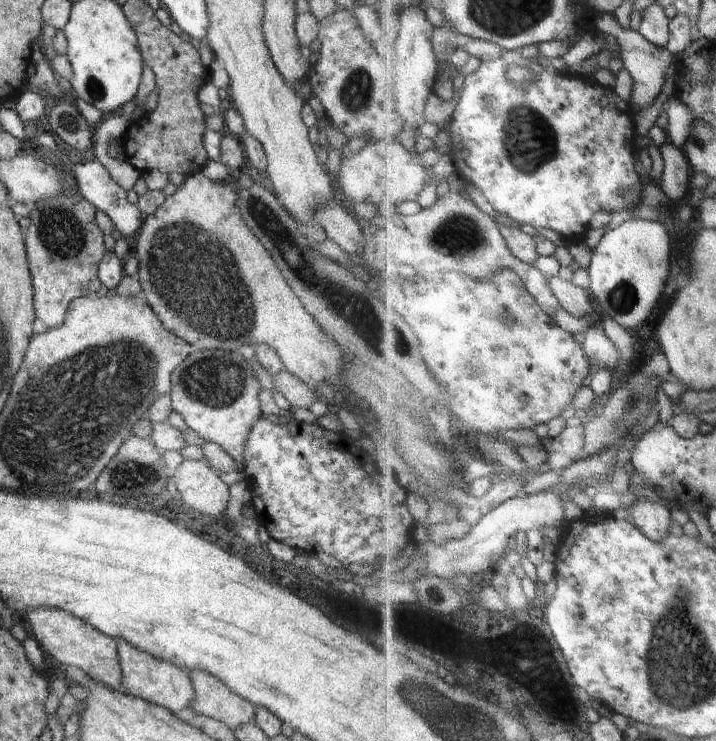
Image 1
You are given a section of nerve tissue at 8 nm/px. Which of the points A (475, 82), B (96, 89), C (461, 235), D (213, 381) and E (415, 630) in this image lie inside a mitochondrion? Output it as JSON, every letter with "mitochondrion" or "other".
{"A":"other","B":"mitochondrion","C":"mitochondrion","D":"mitochondrion","E":"other"}

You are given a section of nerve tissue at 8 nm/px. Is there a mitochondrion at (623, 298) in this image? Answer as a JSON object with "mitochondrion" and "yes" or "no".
{"mitochondrion":"yes"}

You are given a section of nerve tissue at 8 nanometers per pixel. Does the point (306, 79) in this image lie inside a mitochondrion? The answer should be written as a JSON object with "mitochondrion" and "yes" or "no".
{"mitochondrion":"no"}

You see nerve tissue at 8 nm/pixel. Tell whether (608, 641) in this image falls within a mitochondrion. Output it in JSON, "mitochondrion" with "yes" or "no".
{"mitochondrion":"no"}

